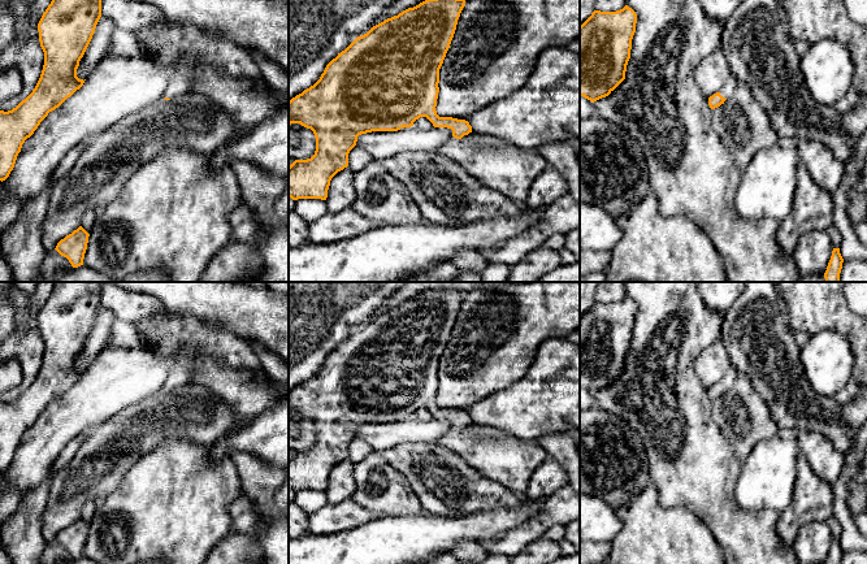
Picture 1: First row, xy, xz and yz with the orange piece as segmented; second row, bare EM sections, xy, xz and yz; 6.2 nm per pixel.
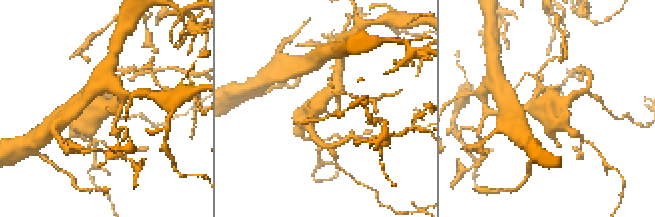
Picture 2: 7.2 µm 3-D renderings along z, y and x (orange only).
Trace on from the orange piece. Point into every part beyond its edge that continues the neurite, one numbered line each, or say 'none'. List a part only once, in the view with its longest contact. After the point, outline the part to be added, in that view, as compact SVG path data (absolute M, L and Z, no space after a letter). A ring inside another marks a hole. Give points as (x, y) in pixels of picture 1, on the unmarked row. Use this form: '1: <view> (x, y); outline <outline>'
1: yz (727, 382); outline M731 365L727 376L719 382L720 386L725 390L729 390L733 385L734 378L737 377L738 372Z

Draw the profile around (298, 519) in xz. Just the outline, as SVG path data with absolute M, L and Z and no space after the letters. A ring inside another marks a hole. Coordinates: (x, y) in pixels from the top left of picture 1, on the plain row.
M294 502L289 503L289 538L303 537L308 534L307 521L308 513L305 513Z

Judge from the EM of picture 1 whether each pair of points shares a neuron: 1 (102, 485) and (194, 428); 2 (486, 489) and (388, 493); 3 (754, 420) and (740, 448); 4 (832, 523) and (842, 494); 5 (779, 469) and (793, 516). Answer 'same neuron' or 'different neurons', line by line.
1: same neuron
2: different neurons
3: same neuron
4: different neurons
5: different neurons

